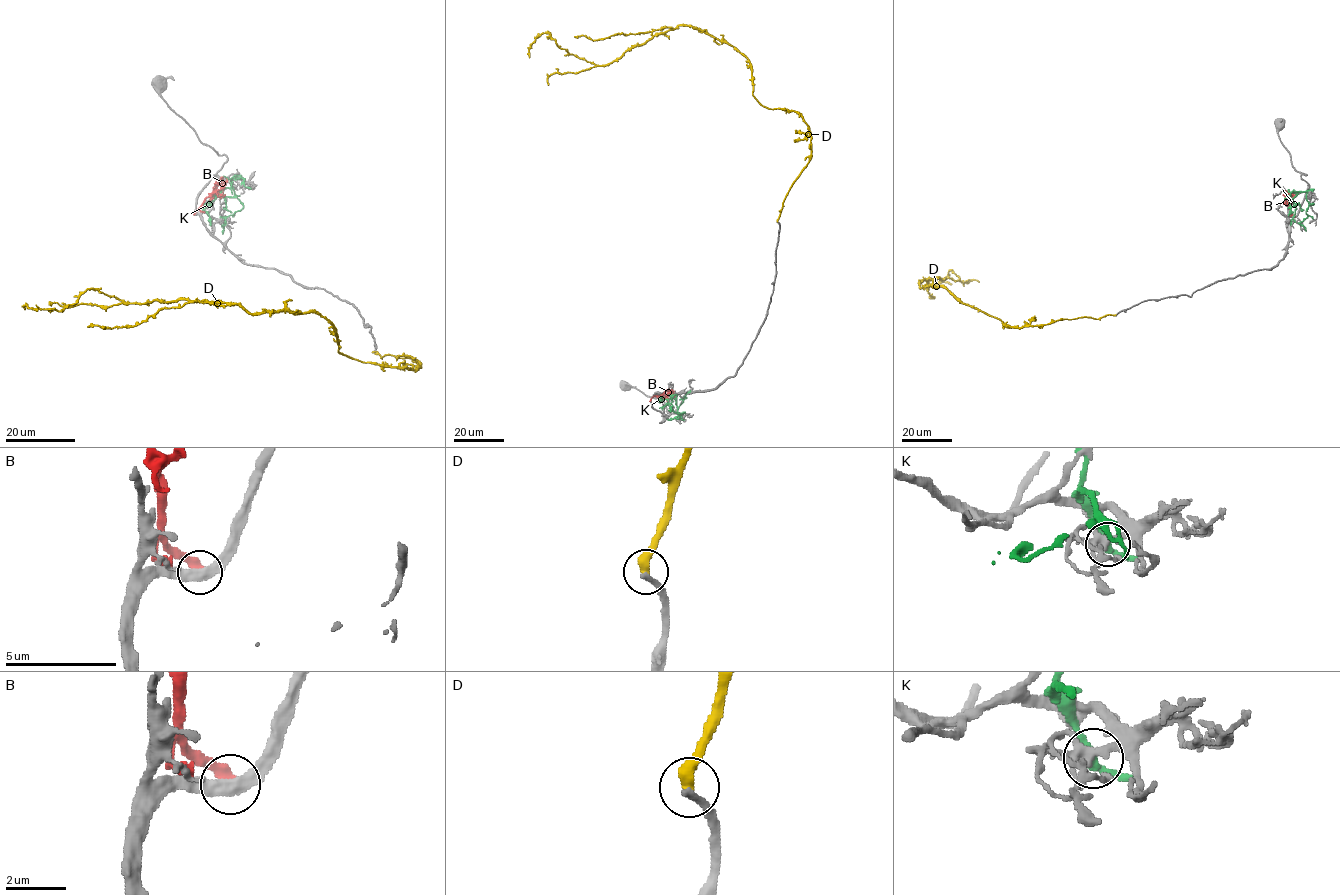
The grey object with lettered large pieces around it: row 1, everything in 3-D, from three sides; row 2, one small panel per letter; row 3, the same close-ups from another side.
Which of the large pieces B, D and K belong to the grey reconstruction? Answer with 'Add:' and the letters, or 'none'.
Add: none

